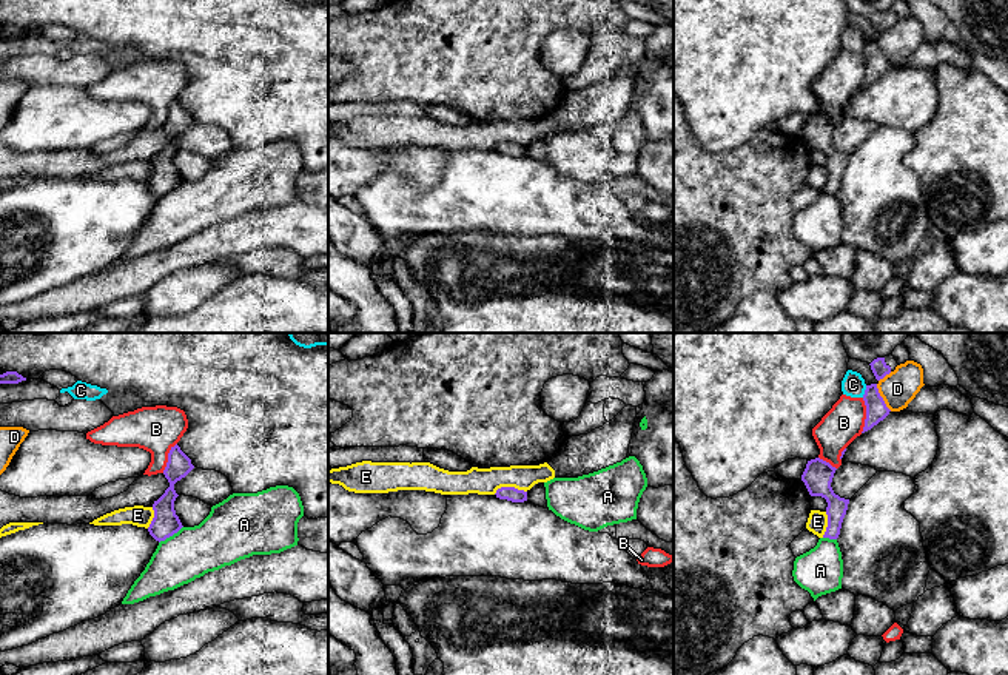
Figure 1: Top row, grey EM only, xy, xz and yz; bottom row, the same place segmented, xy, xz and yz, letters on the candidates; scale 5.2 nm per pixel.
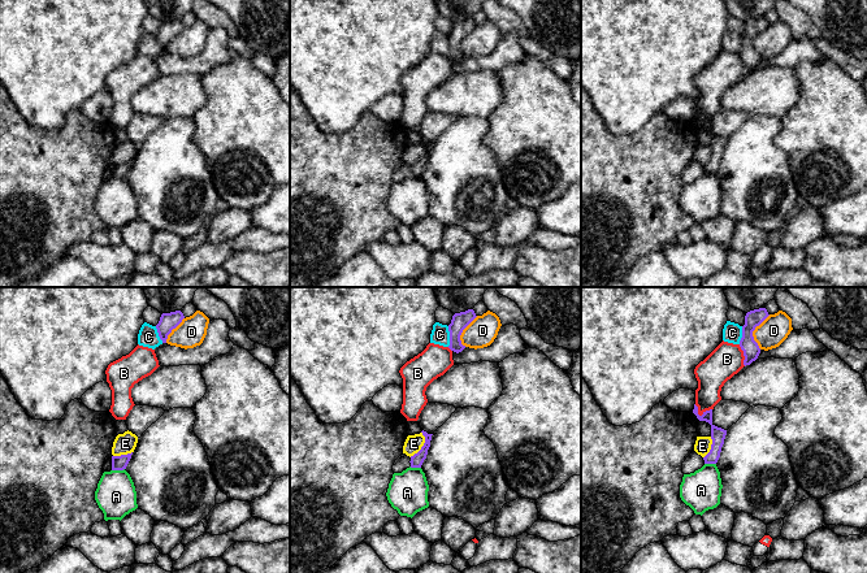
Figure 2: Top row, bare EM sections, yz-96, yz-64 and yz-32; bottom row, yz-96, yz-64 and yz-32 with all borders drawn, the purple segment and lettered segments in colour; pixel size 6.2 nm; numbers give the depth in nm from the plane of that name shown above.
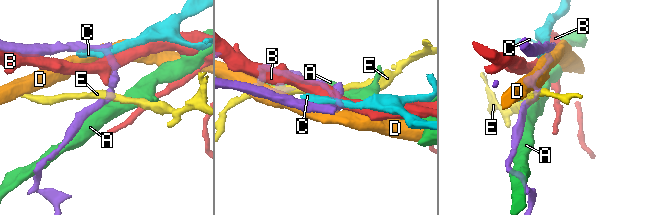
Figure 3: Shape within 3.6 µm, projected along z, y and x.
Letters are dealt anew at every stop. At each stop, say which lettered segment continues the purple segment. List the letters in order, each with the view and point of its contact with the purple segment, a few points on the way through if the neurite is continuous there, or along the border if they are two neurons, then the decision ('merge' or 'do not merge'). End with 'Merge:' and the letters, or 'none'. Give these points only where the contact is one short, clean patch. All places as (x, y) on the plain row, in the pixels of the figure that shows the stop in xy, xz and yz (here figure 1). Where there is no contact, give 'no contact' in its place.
A: meets purple in xy at (170, 190); do not merge
B: meets purple in yz at (866, 70); do not merge
C: meets purple in yz at (865, 47); do not merge
D: meets purple in yz at (882, 53); do not merge
E: meets purple in xz at (509, 142); border along xz (526, 147), (517, 142), (500, 142), (493, 148); do not merge
Merge: none

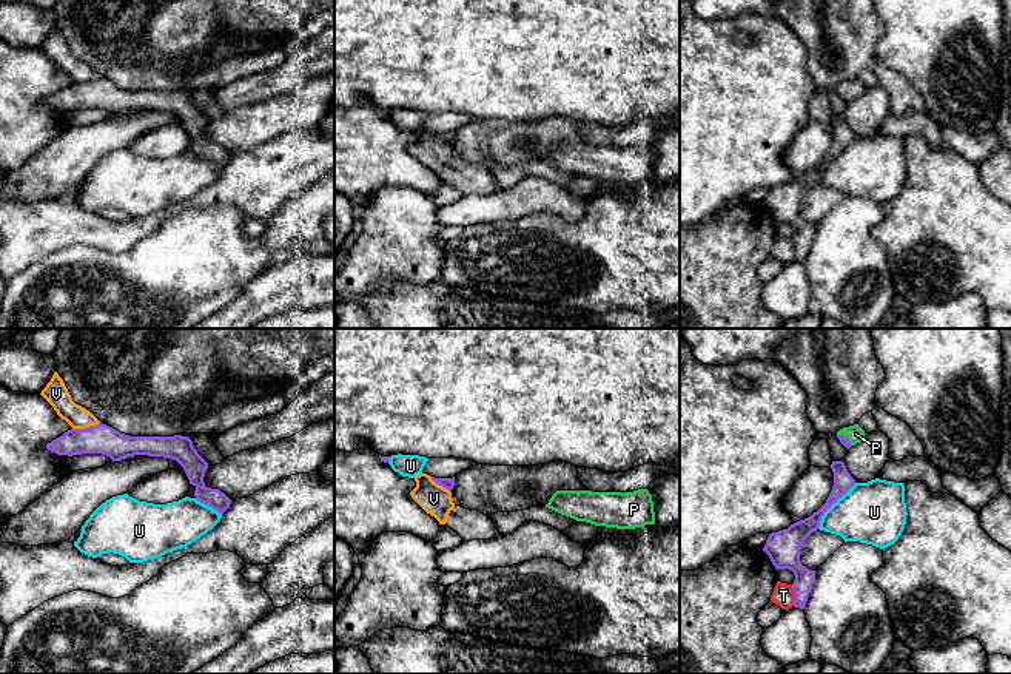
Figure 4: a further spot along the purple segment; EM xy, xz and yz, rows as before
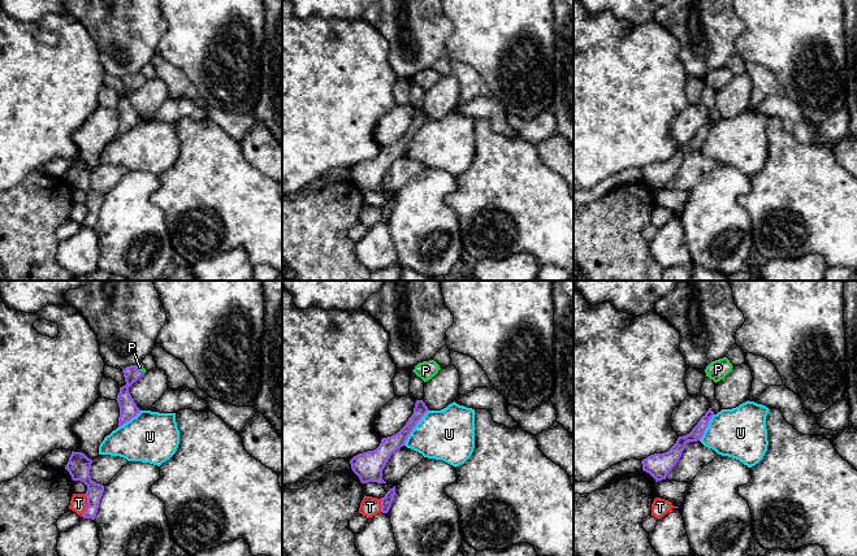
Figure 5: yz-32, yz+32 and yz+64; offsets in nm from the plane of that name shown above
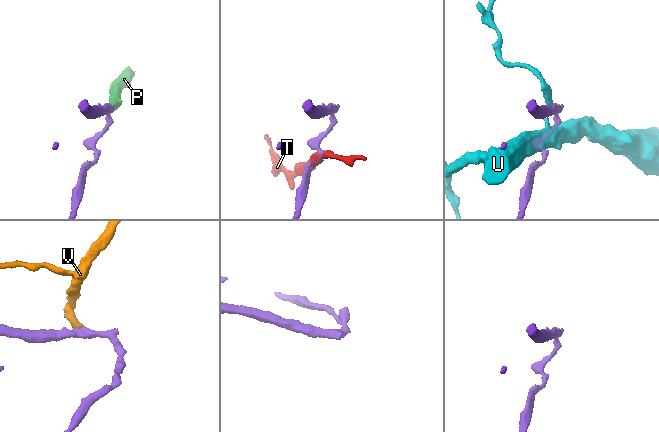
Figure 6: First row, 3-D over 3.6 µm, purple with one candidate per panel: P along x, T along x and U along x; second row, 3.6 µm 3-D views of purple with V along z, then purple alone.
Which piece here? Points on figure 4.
P: meets purple in yz at (846, 91); runs through yz (845, 94), (846, 91), (856, 88); merge
T: meets purple in yz at (796, 250); border along yz (791, 239), (794, 259); do not merge
U: meets purple in yz at (832, 158); do not merge
V: meets purple in xy at (85, 82); border along xy (99, 76), (73, 84); do not merge
Merge: P

